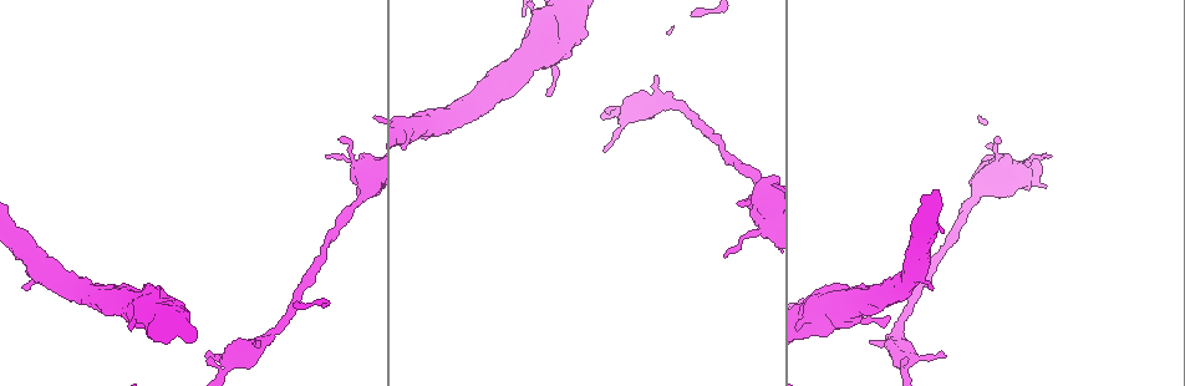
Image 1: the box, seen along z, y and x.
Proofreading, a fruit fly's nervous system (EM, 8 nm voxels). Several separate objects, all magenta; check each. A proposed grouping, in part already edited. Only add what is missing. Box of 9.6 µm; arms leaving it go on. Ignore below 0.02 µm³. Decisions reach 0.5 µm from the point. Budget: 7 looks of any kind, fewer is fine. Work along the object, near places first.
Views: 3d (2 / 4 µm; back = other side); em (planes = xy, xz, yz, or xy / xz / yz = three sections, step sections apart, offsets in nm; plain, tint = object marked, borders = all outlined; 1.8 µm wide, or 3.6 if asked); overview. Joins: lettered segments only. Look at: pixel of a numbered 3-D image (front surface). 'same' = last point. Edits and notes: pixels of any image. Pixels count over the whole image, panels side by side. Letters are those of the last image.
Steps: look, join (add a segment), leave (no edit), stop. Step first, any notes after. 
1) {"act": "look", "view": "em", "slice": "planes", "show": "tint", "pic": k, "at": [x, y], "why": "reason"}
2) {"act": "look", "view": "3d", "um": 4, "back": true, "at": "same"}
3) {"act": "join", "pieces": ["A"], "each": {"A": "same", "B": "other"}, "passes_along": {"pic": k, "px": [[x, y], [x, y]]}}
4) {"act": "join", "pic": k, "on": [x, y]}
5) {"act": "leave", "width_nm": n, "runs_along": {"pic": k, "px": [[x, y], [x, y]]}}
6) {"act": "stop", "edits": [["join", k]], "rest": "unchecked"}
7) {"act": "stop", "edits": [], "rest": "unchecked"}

{"act": "look", "view": "em", "slice": "xy", "step": 4, "show": "tint", "pic": 1, "at": [205, 357], "why": "thin end"}

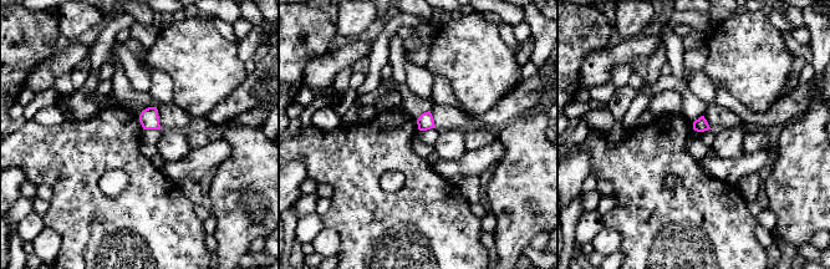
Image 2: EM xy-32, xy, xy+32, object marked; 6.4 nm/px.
{"act": "look", "view": "em", "slice": "planes", "show": "borders", "at": "same", "why": "cut it another way"}

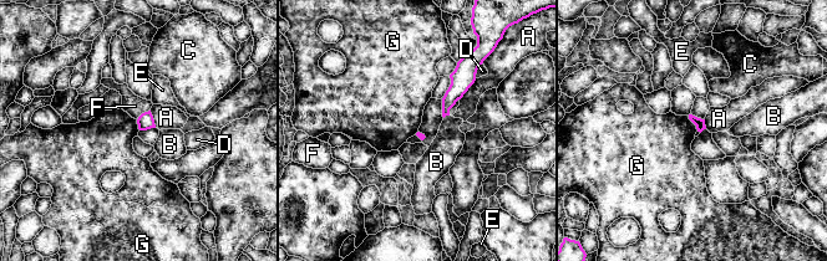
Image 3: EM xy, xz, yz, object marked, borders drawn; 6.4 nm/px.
{"act": "leave", "each": {"A": "other", "B": "other", "C": "other", "D": "other", "E": "other", "F": "other", "G": "other"}, "border": {"pic": 3, "px": [[688, 116], [698, 131]]}, "found": "no lettered segment goes on from it"}

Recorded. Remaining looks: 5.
{"act": "look", "view": "em", "slice": "planes", "show": "borders", "pic": 1, "at": [869, 343], "why": "branch stops here"}

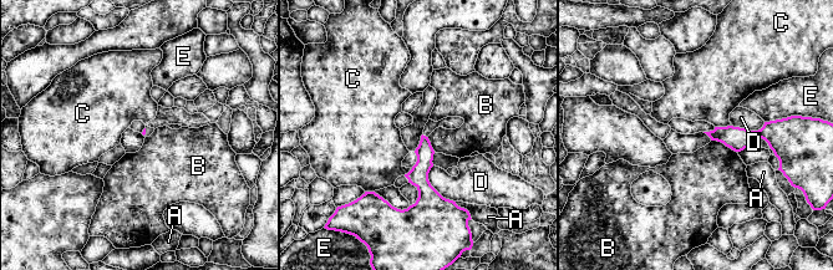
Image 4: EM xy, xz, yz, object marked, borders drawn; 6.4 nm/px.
{"act": "leave", "each": {"A": "other", "B": "other", "C": "other", "D": "other", "E": "other"}, "runs_along": {"pic": 4, "px": [[425, 139], [422, 199], [412, 209]]}, "found": "no lettered segment goes on from it"}

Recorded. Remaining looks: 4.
{"act": "look", "view": "em", "slice": "planes", "show": "tint", "pic": 1, "at": [337, 139], "why": "thin end"}

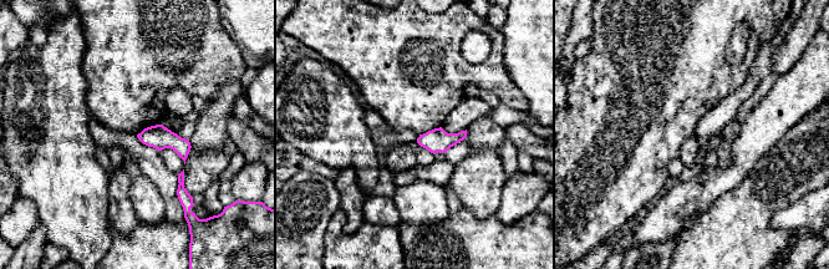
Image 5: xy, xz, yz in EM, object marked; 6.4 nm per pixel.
{"act": "look", "view": "em", "slice": "planes", "show": "borders", "at": "same"}

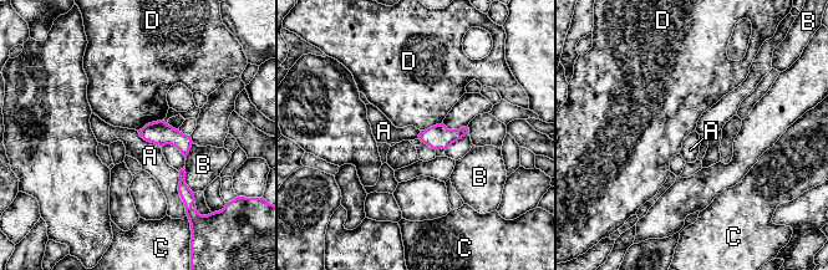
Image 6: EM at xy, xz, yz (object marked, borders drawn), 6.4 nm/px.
{"act": "leave", "each": {"A": "other", "B": "other", "C": "other", "D": "other"}, "border": {"pic": 6, "px": [[178, 172], [179, 197], [186, 207]]}, "found": "none of them fits"}

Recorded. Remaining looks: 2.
{"act": "stop", "edits": [], "rest": "unchecked"}

